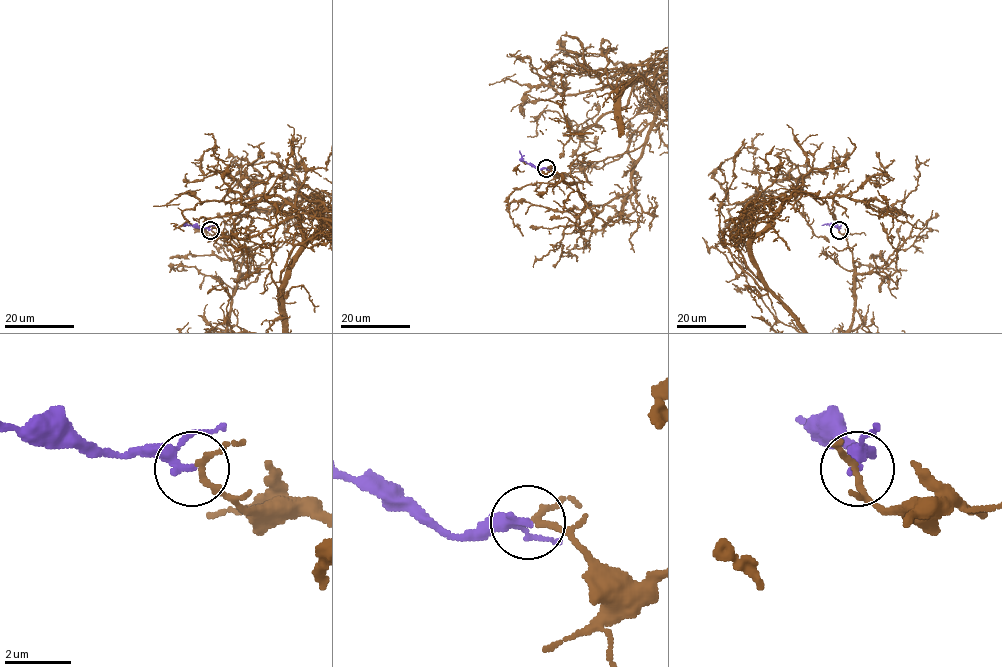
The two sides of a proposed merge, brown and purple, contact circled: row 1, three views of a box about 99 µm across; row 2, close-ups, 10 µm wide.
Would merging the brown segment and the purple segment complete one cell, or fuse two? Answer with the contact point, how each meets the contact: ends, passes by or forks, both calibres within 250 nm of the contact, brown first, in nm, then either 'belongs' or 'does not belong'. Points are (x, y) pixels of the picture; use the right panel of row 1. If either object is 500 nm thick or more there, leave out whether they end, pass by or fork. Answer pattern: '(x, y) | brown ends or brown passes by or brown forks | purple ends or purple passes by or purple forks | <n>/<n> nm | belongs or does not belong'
(839, 230) | brown passes by | purple passes by | 150/240 nm | belongs

